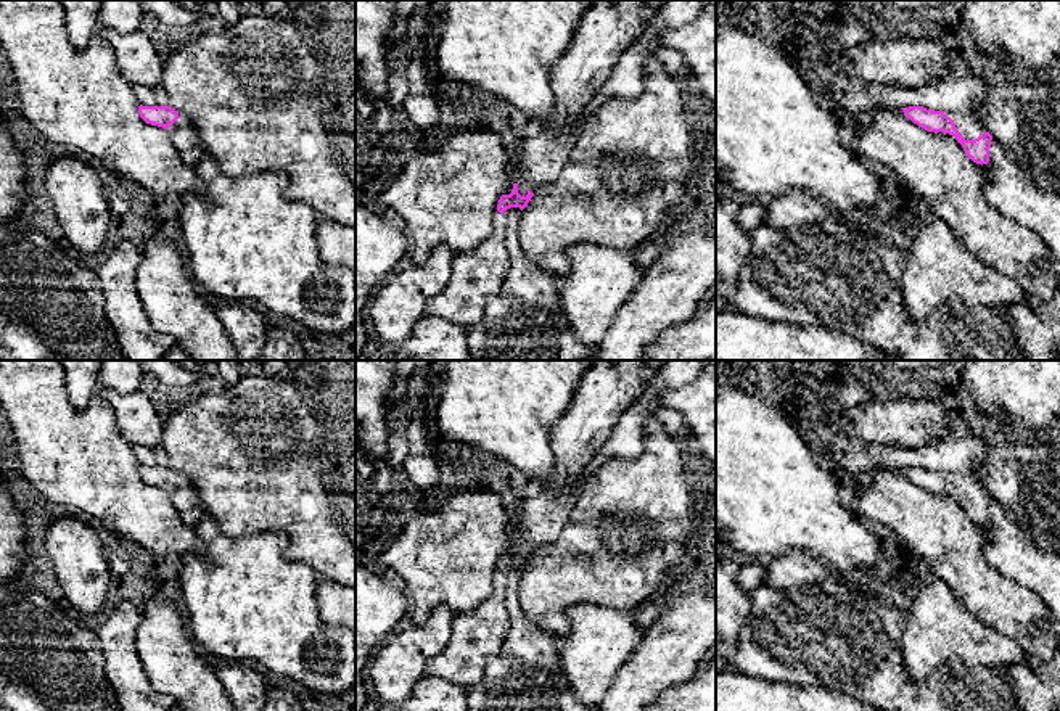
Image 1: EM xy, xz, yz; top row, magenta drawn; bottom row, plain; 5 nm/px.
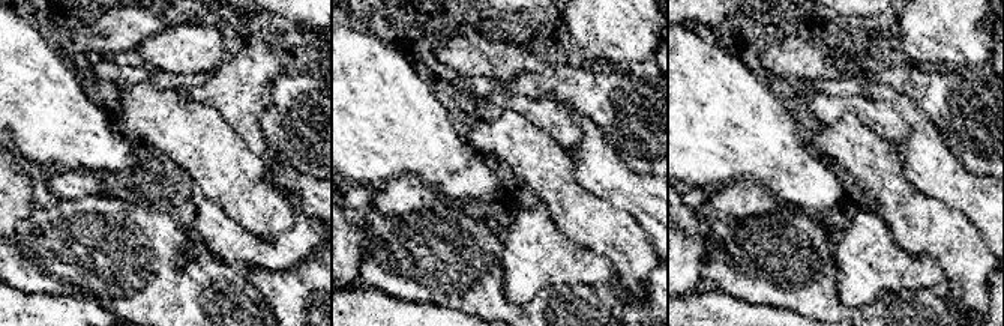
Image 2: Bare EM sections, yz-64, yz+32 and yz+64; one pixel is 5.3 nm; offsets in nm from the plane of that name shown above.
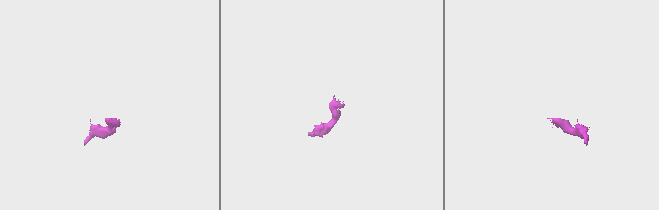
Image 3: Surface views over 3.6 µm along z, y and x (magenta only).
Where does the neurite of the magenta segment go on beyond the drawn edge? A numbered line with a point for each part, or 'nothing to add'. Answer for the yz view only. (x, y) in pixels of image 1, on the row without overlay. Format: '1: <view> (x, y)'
1: yz (970, 486)

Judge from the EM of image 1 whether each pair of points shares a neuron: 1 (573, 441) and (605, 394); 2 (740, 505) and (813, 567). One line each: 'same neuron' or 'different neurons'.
1: same neuron
2: different neurons

